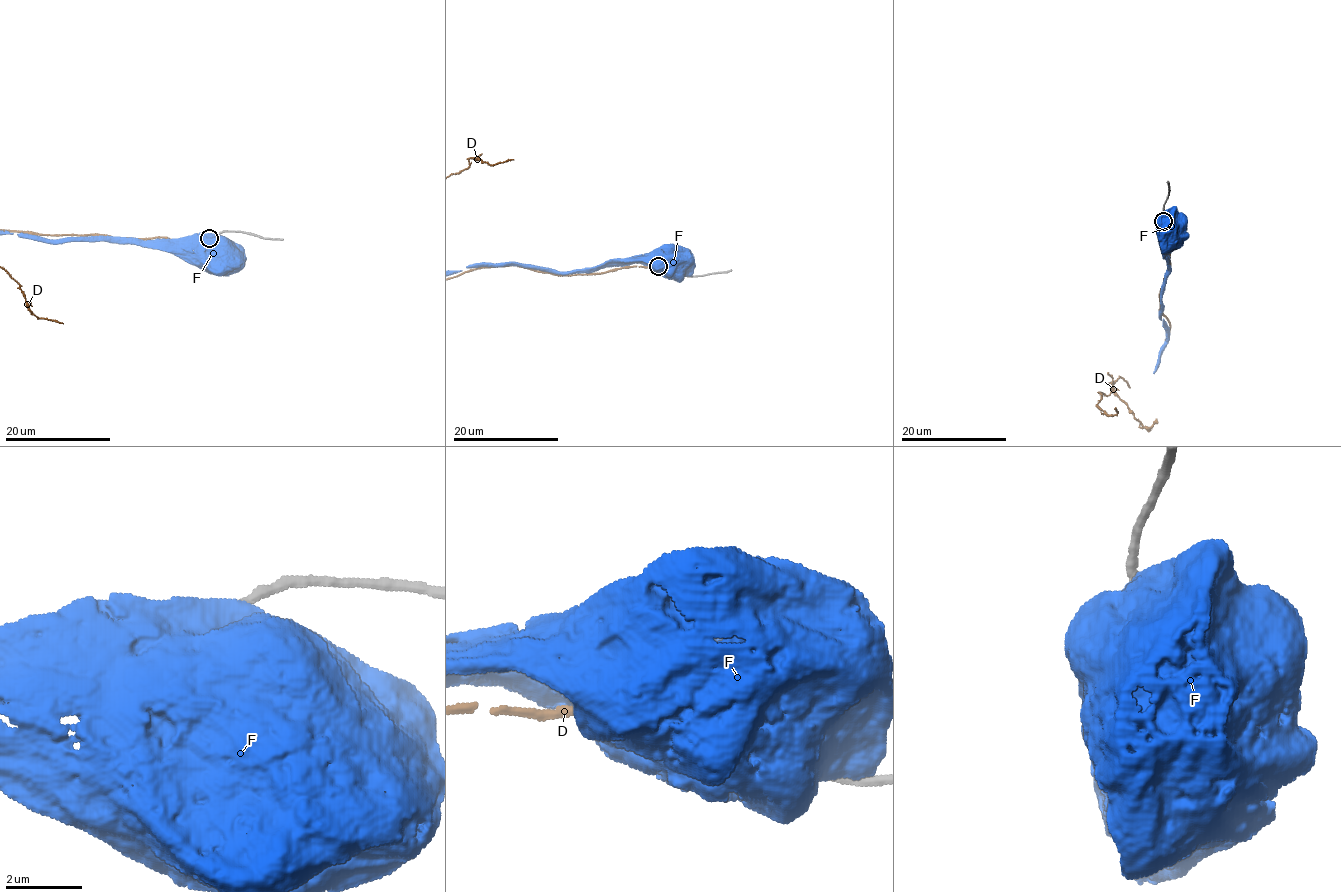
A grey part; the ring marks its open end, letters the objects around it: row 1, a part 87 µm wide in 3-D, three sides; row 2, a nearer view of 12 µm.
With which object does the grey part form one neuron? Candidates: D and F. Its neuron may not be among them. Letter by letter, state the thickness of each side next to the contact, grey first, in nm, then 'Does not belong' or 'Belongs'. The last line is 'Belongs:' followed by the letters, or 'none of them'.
D: Thickness 340 nm (grey) against 240 nm. Belongs
F: Thickness 360 nm (grey) against 1050 nm. Does not belong
Belongs: D

